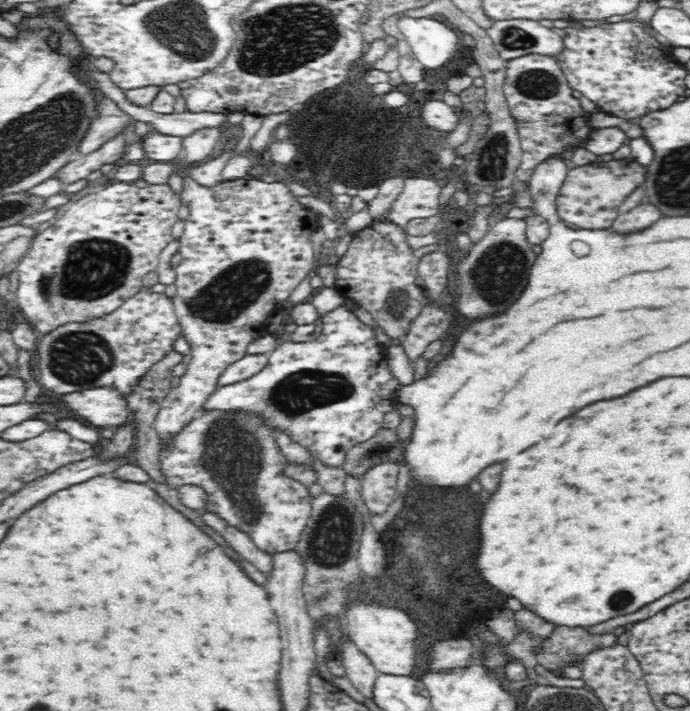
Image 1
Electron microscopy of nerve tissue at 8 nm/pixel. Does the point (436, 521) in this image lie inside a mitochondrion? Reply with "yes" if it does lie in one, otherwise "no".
yes

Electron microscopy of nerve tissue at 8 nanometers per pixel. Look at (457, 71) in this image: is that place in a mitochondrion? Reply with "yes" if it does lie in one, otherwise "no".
no

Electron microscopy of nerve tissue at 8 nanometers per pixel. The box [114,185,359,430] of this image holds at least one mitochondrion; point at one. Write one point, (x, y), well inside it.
(231, 292)

